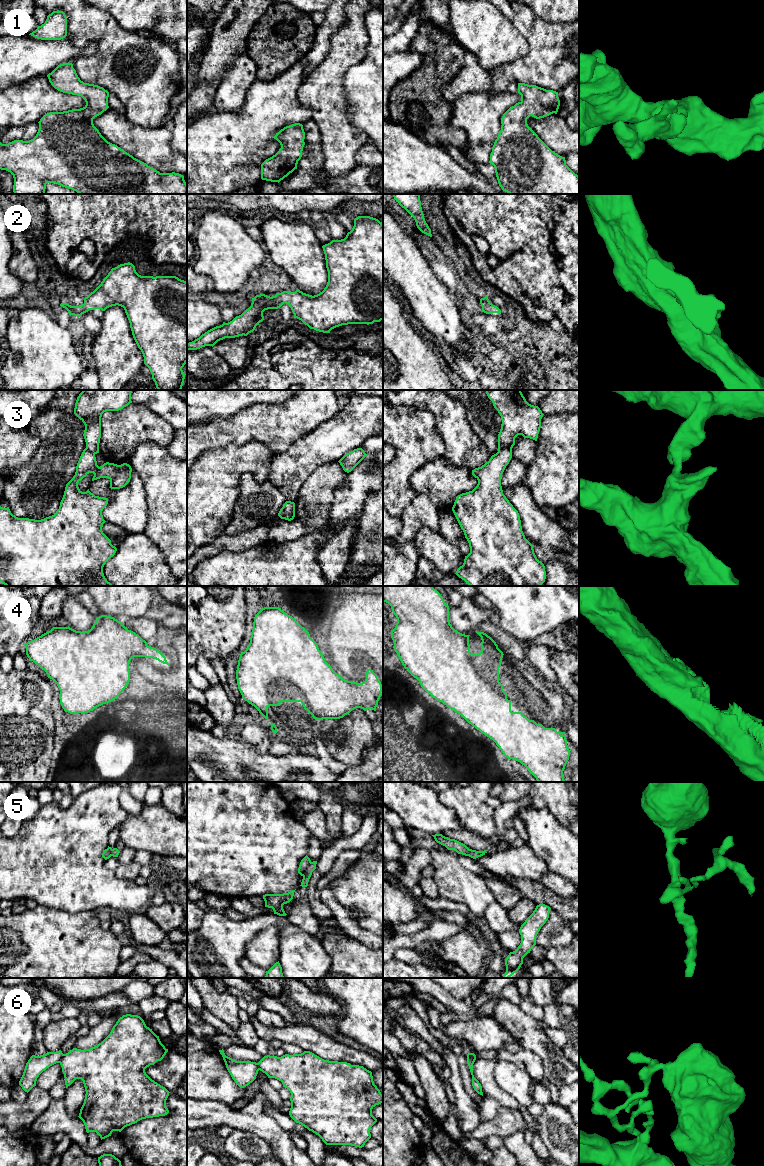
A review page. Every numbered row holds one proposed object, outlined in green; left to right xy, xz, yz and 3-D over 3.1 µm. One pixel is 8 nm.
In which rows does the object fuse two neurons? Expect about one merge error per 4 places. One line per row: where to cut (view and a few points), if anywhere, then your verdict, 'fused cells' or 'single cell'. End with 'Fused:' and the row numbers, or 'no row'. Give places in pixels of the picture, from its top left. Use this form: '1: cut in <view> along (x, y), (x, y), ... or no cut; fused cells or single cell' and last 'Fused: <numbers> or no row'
1: no cut; single cell
2: no cut; single cell
3: cut in yz along (511, 449), (500, 449), (498, 451); fused cells
4: no cut; single cell
5: cut in xz along (311, 862), (303, 876); fused cells
6: cut in xy along (64, 1054), (58, 1062); fused cells
Fused: 3, 5, 6

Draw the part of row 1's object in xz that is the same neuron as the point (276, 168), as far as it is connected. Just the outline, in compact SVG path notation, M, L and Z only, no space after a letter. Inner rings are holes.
M295 123L281 129L274 137L280 145L279 151L261 164L261 179L280 182L295 169L302 157L305 145L303 125Z

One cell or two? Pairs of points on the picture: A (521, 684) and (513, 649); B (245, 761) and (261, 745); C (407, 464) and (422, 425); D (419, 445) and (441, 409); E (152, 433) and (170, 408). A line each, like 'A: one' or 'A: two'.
A: two
B: two
C: one
D: two
E: two

